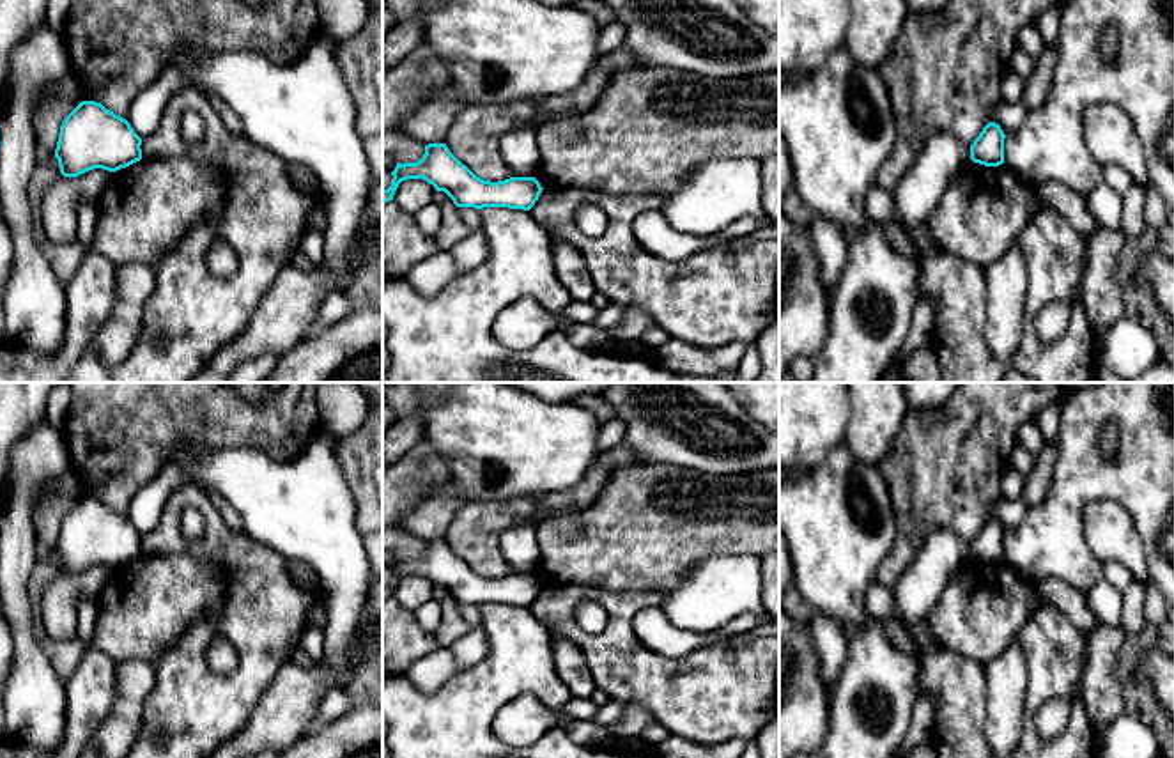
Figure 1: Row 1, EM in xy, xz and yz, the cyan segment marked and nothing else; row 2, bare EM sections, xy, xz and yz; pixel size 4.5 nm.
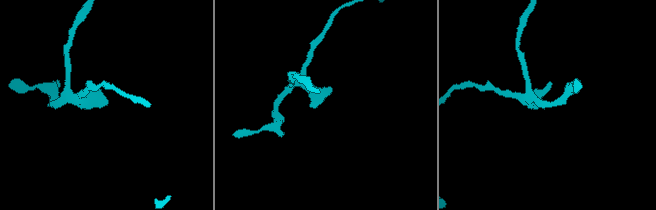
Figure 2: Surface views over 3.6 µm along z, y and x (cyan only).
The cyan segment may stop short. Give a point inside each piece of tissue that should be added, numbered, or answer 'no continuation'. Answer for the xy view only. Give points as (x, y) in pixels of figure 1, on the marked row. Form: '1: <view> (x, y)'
no continuation

